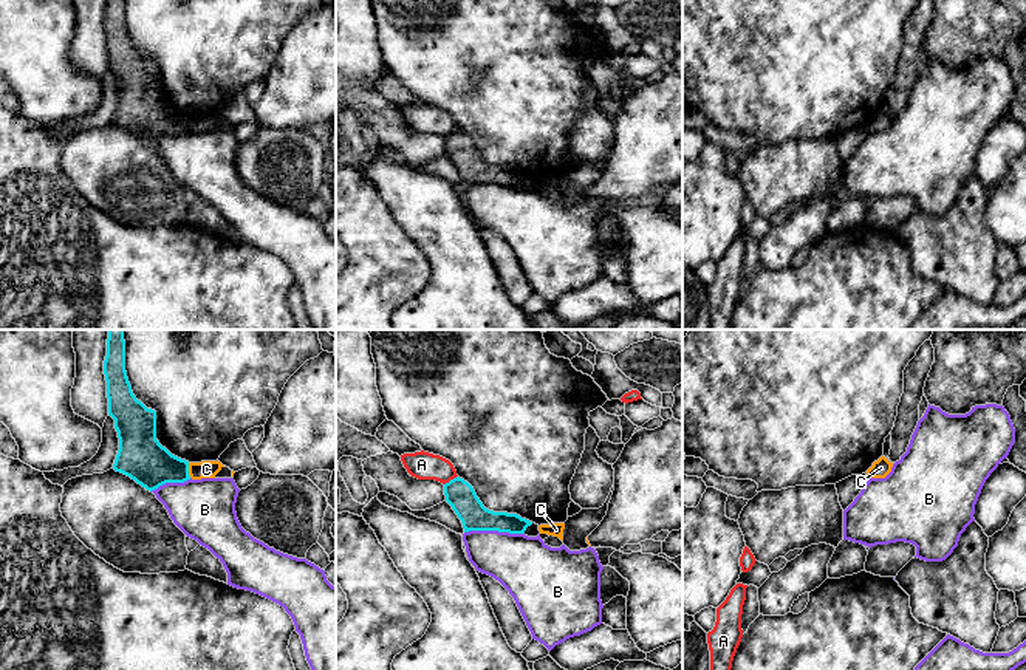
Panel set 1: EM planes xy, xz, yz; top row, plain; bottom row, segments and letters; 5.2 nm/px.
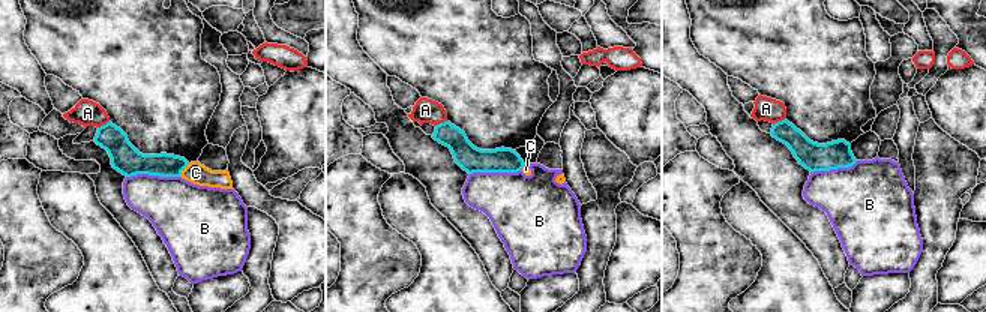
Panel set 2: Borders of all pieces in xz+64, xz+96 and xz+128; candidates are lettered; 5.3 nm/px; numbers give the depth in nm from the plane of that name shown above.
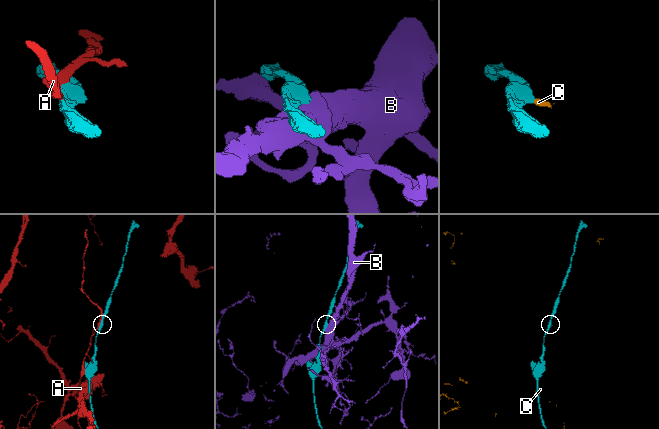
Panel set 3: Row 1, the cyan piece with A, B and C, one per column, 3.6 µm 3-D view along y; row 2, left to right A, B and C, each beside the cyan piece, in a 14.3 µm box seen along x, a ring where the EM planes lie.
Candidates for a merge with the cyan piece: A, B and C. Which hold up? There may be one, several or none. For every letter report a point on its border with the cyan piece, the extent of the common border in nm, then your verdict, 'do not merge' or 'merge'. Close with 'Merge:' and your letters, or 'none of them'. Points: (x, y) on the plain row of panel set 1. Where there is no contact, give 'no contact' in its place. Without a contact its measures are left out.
A: meets cyan in xz at (451, 133); contact 90 nm long; do not merge
B: meets cyan in xz at (494, 183); contact 300 nm long; do not merge
C: meets cyan in xy at (188, 124); contact 80 nm long; do not merge
Merge: none of them

